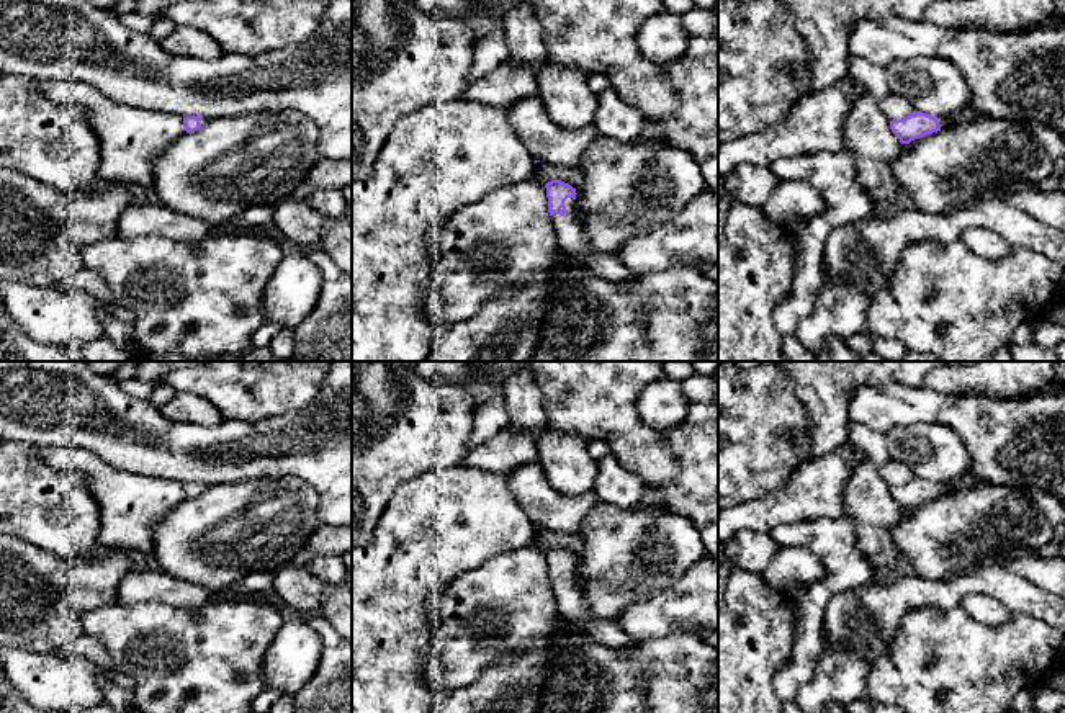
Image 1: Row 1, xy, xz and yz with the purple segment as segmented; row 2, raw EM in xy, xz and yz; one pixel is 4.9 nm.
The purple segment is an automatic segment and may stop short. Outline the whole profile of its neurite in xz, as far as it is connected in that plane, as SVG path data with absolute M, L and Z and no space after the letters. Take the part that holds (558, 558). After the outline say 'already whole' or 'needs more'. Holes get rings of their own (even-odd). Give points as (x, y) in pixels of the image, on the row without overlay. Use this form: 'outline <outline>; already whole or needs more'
outline M551 546L545 554L558 613L566 620L584 623L589 635L605 646L615 648L620 652L631 649L636 639L630 638L618 625L591 615L581 590L573 582L576 554L561 546Z; needs more

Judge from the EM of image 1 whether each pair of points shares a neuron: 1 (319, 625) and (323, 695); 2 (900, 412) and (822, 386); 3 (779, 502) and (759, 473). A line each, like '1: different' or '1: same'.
1: same
2: different
3: different

